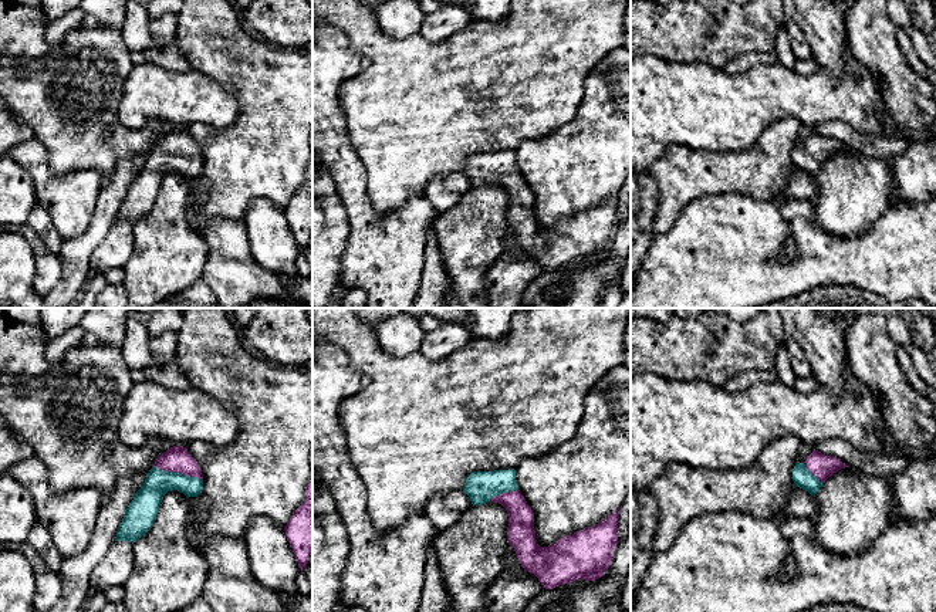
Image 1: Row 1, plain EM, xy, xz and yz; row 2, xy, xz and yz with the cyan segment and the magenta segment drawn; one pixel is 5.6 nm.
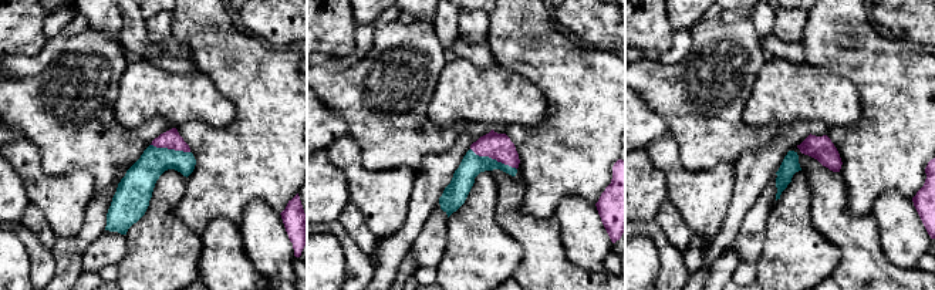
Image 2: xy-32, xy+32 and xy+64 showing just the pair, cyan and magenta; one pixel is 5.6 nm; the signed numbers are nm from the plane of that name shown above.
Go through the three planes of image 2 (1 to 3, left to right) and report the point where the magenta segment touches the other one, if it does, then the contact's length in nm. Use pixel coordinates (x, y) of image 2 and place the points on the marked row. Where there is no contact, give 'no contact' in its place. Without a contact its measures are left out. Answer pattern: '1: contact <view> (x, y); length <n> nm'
1: contact xy-32 (171, 149); length 220 nm
2: contact xy+32 (493, 159); length 300 nm
3: no contact

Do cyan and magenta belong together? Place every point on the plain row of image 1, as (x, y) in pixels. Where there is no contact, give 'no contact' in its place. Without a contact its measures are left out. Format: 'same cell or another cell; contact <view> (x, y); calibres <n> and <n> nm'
same cell; contact xy (178, 155); calibres 160 and 150 nm

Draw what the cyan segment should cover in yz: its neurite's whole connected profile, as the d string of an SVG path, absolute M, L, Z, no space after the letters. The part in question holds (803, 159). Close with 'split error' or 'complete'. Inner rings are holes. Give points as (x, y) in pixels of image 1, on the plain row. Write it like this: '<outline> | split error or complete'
M814 131L804 145L795 145L793 163L795 169L815 177L828 159L845 149L848 148L839 141L825 138Z | split error

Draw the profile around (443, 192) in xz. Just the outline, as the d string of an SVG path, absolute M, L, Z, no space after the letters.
M463 172L435 176L425 187L425 197L437 213L443 213L452 209L472 187Z

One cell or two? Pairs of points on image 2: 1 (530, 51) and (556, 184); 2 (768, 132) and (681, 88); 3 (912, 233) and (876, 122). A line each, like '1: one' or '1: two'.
1: one
2: one
3: two

